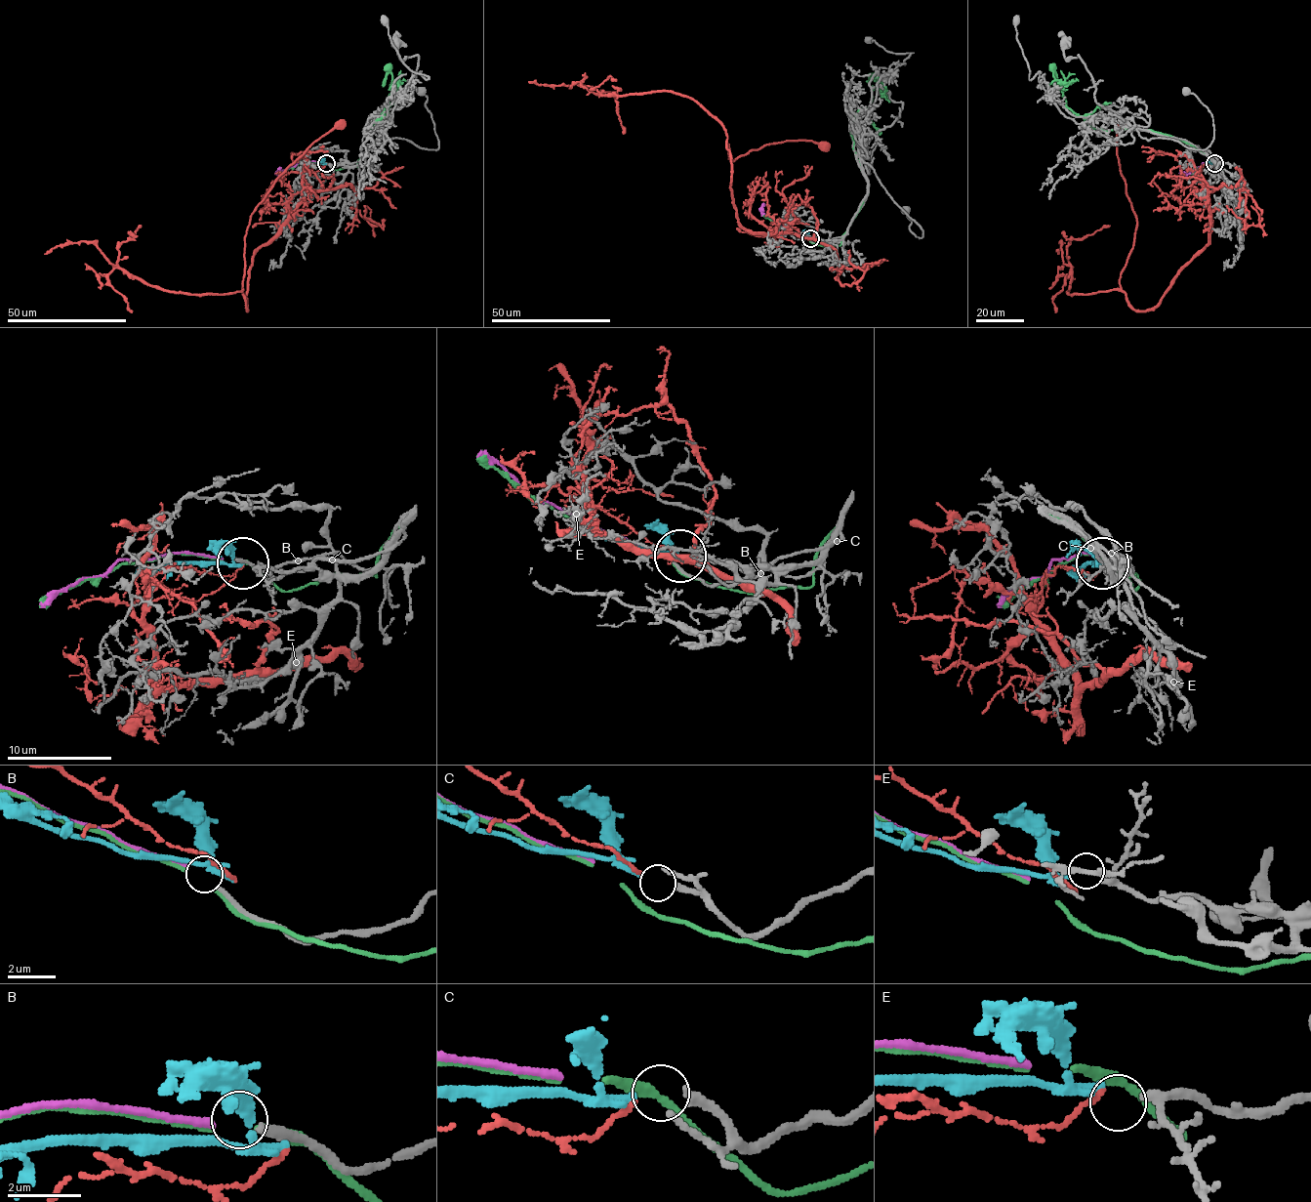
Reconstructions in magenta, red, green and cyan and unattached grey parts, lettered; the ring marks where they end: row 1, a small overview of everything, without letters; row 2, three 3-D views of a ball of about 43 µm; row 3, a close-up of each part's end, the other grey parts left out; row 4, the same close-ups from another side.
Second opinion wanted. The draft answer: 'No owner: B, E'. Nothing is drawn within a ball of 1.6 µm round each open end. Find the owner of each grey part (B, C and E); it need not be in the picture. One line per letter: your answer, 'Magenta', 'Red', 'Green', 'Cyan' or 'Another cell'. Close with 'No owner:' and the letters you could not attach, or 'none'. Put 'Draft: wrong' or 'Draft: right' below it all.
B: Magenta
C: Cyan
E: Another cell
No owner: E
Draft: wrong

